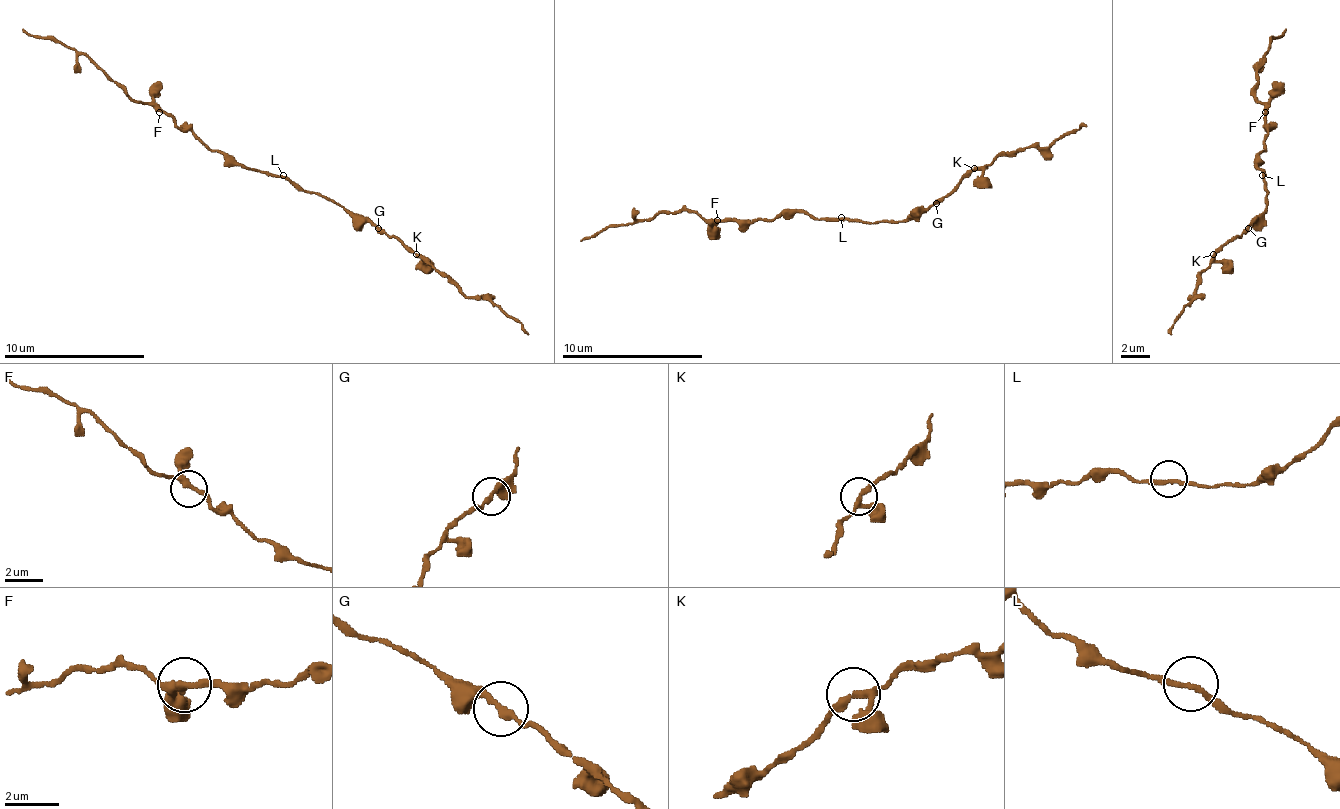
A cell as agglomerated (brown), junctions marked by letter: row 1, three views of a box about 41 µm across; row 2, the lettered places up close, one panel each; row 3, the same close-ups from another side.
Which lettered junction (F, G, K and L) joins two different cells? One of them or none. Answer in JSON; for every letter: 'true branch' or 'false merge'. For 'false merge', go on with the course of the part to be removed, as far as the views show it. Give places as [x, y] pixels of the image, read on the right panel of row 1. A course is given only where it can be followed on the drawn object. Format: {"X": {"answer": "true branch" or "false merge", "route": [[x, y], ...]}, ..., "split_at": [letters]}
{"F": {"answer": "true branch"}, "G": {"answer": "true branch"}, "K": {"answer": "true branch"}, "L": {"answer": "true branch"}, "split_at": []}

